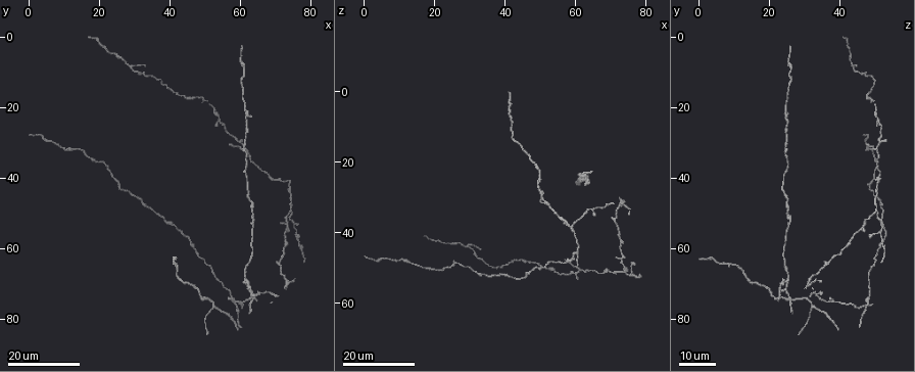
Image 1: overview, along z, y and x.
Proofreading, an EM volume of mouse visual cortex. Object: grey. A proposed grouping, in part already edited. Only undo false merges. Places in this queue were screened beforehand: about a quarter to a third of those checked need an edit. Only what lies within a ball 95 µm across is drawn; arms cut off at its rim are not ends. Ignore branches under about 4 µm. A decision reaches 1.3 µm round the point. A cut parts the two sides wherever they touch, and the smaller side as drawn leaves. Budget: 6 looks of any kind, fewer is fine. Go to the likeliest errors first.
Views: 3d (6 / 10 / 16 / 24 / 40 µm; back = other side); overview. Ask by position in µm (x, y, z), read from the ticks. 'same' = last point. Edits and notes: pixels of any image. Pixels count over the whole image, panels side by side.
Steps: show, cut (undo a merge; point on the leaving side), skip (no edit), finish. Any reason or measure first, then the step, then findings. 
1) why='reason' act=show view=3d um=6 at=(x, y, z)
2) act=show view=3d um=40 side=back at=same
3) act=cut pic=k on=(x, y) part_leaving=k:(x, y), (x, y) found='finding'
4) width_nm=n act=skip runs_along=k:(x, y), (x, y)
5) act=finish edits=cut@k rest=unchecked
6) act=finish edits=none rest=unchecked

why='three-way junction' act=show view=3d um=16 at=(74.0, 49.0, 50.0)

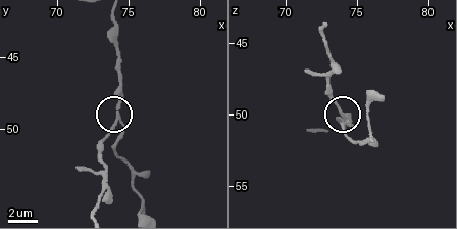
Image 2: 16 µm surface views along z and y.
why='zoom in' act=show view=3d um=6 at=(74.4, 49.2, 50.4)

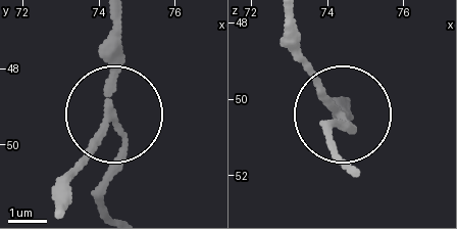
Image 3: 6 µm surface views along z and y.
width_nm=150 act=cut pic=3 on=(81, 164) part_leaving=3:(104, 125), (62, 207) found='two neurons meet here'

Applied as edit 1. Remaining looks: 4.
why='three arms meet' act=show view=3d um=24 at=(61.0, 32.0, 51.0)

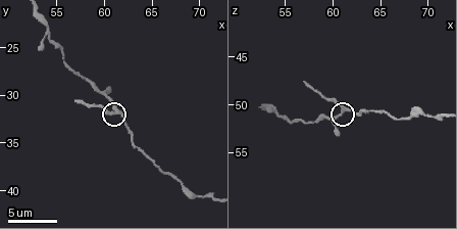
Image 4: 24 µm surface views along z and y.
act=show view=3d um=10 at=(60.8, 31.4, 50.2)

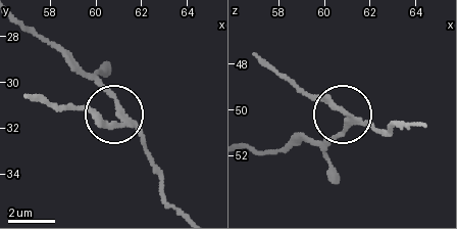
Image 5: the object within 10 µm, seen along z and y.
act=show view=3d um=6 at=(61.0, 31.4, 50.4)

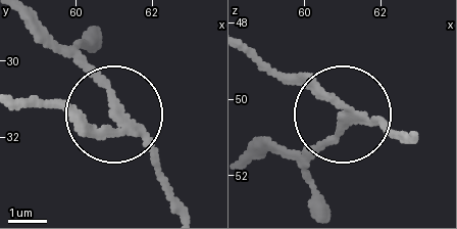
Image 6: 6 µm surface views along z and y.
act=cut pic=6 on=(85, 120) part_leaving=6:(128, 137), (52, 107), (23, 107) found='two neurons meet here'

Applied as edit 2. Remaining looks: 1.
act=finish edits=cut@3,cut@6 rest=unchecked

